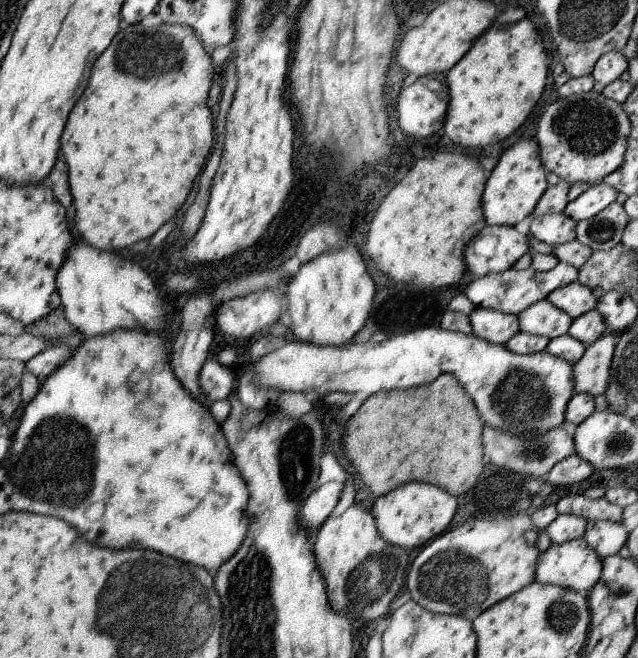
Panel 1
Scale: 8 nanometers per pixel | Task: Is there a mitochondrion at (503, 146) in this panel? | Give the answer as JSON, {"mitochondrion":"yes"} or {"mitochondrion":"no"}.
{"mitochondrion":"no"}

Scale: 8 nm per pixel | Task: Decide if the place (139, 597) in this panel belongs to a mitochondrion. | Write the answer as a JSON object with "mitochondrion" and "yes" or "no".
{"mitochondrion":"yes"}

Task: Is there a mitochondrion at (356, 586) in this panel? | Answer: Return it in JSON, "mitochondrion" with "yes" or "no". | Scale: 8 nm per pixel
{"mitochondrion":"yes"}

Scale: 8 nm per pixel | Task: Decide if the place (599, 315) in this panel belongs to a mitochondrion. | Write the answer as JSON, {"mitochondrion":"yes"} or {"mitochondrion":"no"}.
{"mitochondrion":"no"}

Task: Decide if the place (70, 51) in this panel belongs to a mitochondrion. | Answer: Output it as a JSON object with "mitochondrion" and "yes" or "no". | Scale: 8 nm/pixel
{"mitochondrion":"no"}

